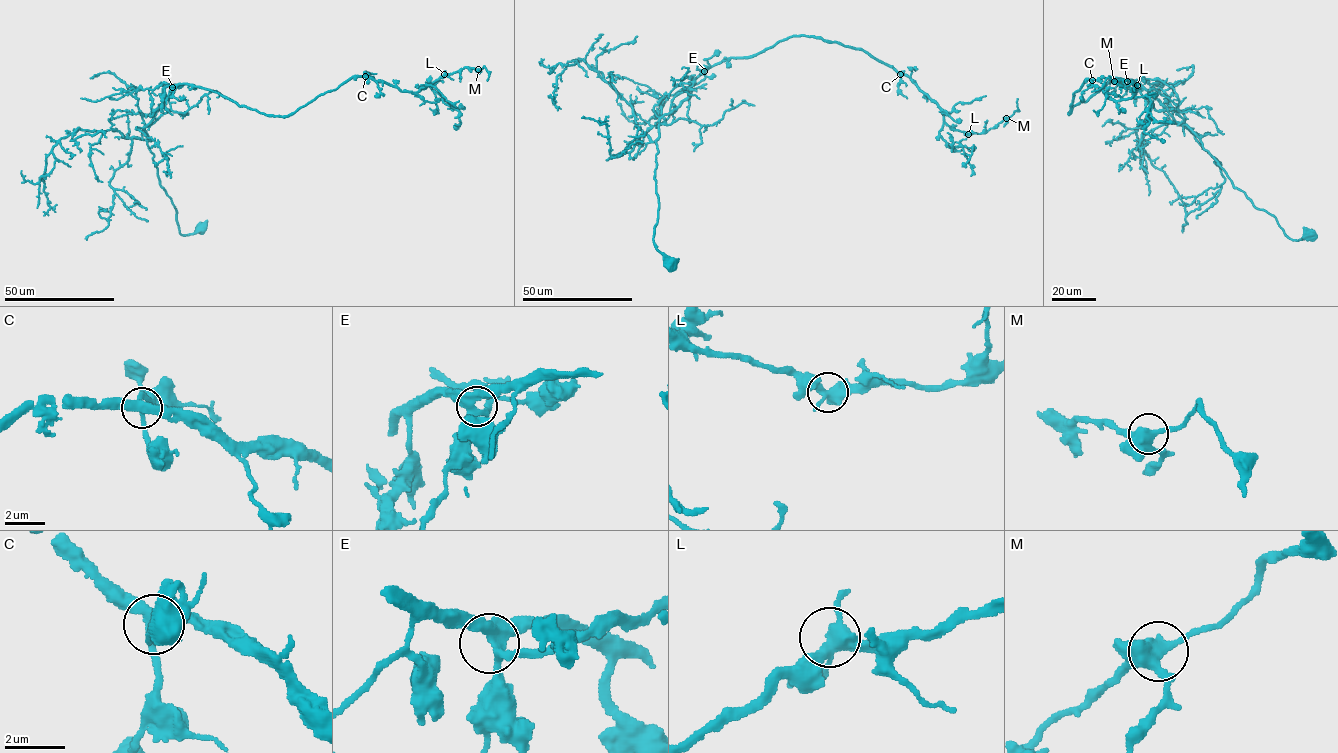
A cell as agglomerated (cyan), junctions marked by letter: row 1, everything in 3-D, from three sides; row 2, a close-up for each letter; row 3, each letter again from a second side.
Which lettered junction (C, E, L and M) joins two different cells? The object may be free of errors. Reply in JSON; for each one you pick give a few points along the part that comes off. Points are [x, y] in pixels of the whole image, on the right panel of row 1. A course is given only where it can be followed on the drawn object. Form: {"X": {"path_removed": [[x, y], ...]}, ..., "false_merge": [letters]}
{"false_merge": []}

